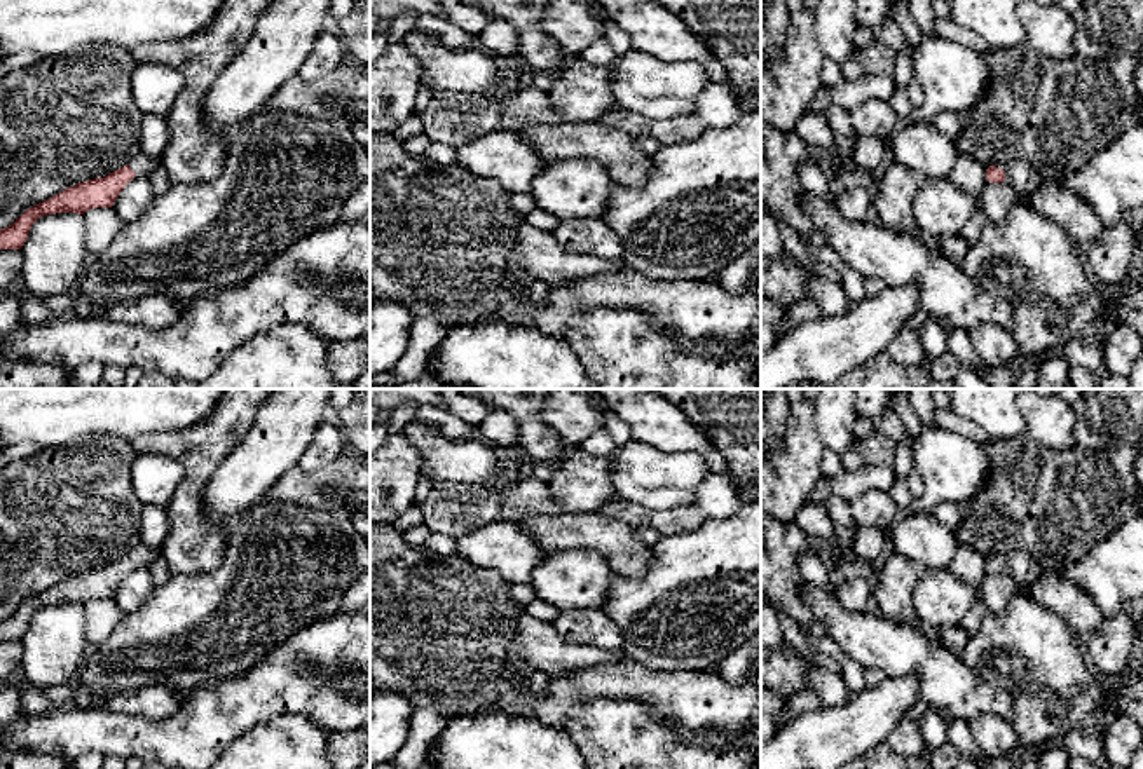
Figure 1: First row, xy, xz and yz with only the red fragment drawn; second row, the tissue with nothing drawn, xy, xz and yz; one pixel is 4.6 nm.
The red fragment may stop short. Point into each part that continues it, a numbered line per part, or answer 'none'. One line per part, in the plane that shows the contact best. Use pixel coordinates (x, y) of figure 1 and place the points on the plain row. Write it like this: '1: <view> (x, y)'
1: yz (1019, 565)

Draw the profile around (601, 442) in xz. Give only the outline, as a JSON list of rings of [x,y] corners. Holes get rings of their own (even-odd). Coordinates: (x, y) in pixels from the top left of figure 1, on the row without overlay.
[[[600,427],[590,438],[585,439],[585,443],[581,445],[581,450],[593,453],[593,455],[607,457],[618,450],[618,445],[614,443],[607,429]]]

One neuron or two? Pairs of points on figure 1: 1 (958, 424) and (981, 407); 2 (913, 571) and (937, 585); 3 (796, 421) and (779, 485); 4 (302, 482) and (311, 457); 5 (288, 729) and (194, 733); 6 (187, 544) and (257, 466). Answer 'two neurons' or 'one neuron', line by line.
1: two neurons
2: two neurons
3: one neuron
4: two neurons
5: two neurons
6: two neurons

